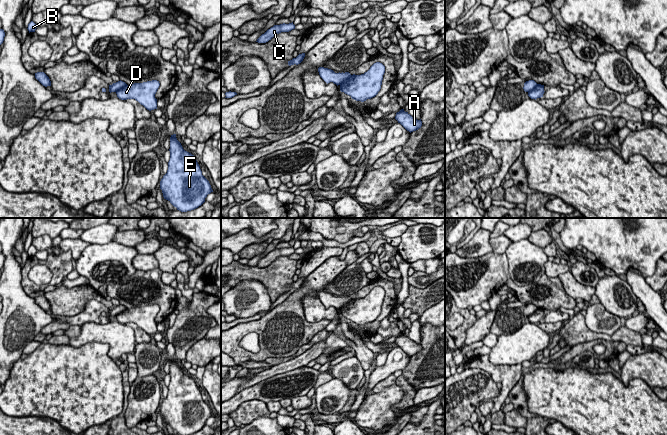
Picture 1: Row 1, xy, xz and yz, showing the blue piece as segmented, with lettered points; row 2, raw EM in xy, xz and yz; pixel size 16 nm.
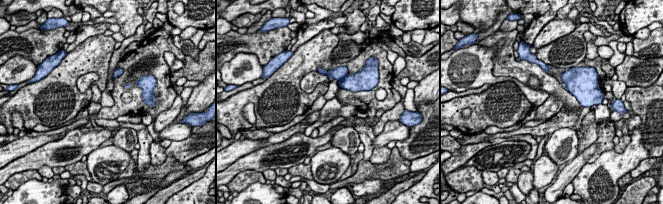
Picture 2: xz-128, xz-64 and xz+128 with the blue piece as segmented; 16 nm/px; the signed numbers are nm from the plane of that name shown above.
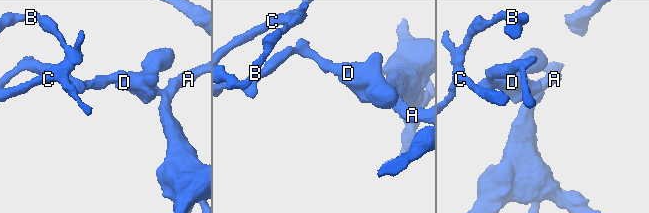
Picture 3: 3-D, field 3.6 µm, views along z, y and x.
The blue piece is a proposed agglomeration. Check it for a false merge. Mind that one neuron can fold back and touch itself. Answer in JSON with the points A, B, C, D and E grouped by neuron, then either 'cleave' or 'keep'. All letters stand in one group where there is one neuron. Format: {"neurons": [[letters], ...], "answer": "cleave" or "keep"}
{"neurons": [["A", "D", "E"], ["B", "C"]], "answer": "cleave"}

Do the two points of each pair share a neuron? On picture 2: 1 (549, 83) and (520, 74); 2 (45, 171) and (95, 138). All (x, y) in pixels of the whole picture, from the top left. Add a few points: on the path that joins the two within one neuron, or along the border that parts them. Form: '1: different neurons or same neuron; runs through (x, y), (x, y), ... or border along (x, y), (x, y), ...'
1: same neuron; runs through (542, 76), (538, 72), (527, 72)
2: different neurons; border along (51, 167), (41, 166), (37, 170)

